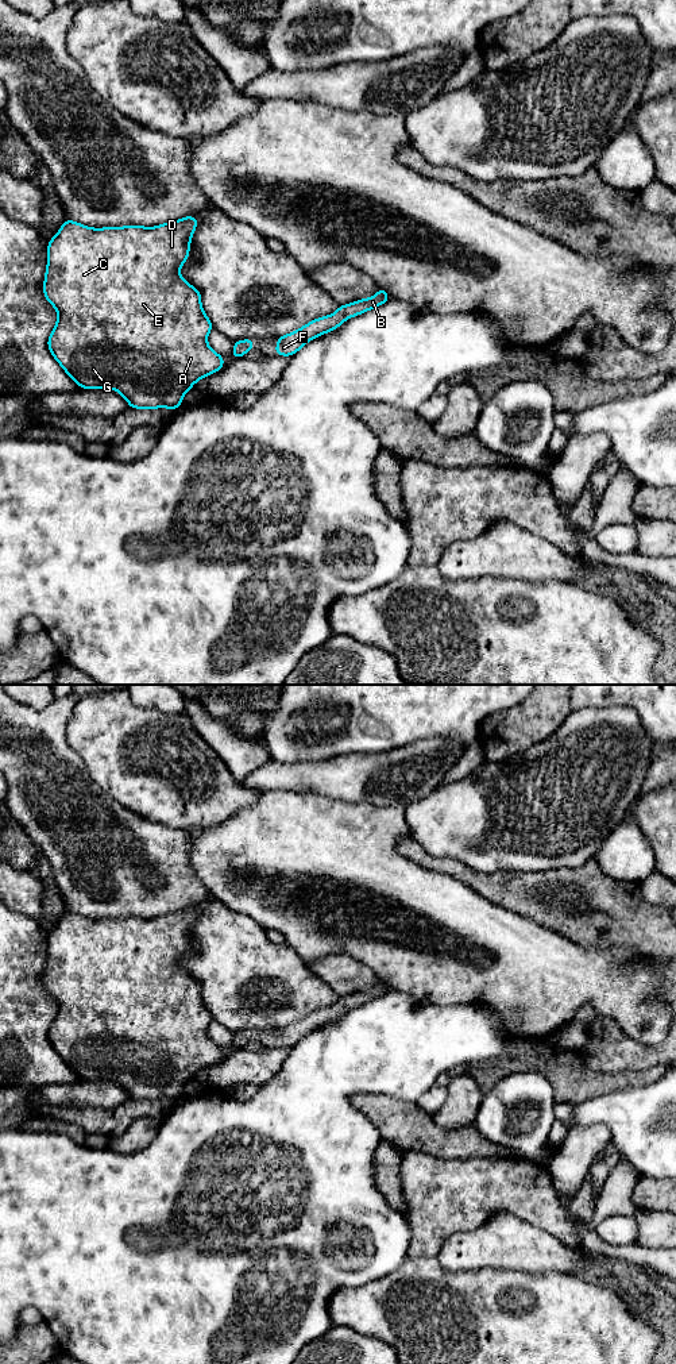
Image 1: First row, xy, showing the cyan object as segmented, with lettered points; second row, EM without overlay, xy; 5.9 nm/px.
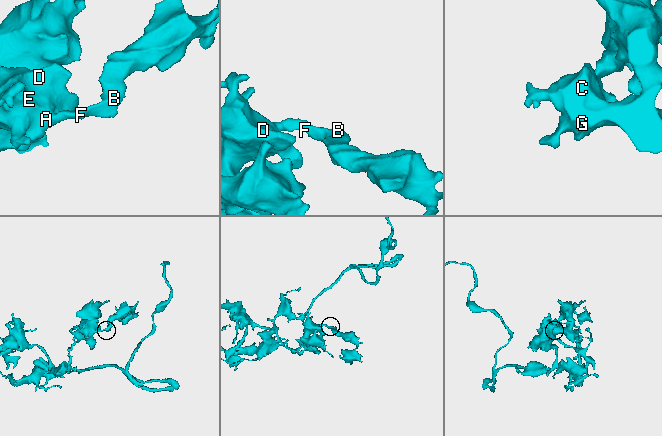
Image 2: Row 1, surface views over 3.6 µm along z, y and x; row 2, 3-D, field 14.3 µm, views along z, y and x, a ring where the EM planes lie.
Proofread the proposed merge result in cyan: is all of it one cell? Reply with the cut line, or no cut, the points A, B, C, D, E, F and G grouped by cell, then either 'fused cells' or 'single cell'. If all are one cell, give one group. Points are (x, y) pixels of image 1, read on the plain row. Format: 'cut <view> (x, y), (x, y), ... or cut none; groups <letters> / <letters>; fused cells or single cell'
cut none; groups A B C D E F G; single cell

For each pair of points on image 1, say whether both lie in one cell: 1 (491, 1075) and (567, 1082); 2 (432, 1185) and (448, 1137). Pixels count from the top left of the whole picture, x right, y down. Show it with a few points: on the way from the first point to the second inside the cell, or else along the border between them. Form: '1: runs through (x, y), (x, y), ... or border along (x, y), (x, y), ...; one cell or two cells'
1: runs through (510, 1062), (548, 1063); one cell
2: border along (410, 1149), (441, 1158), (474, 1158); two cells

